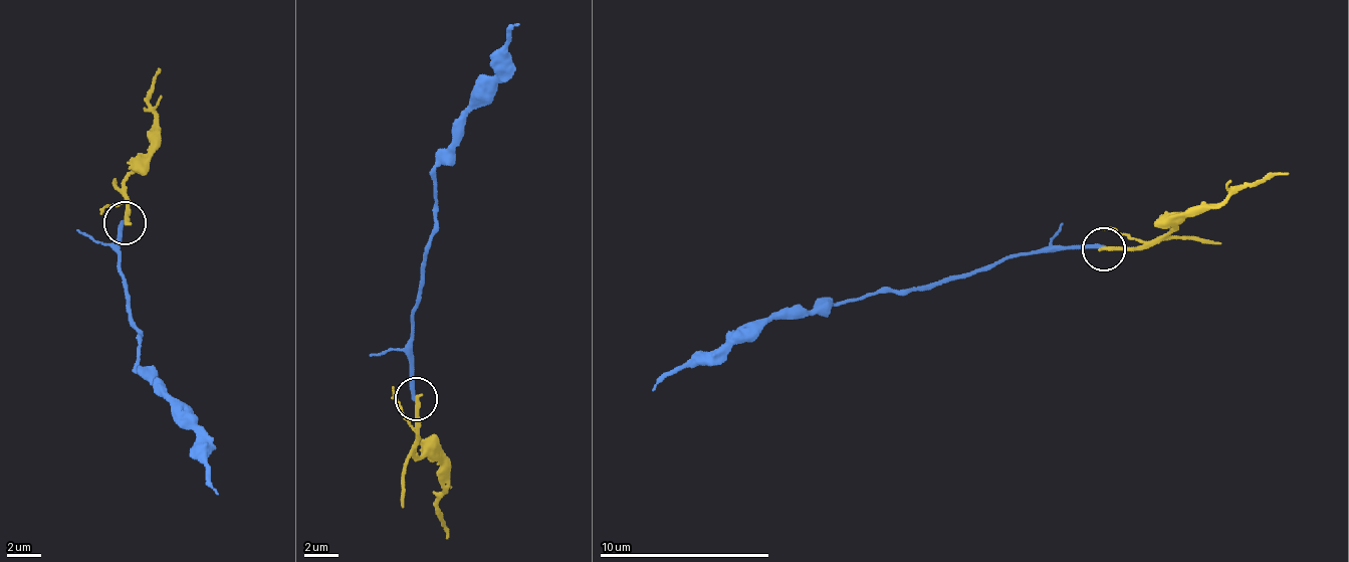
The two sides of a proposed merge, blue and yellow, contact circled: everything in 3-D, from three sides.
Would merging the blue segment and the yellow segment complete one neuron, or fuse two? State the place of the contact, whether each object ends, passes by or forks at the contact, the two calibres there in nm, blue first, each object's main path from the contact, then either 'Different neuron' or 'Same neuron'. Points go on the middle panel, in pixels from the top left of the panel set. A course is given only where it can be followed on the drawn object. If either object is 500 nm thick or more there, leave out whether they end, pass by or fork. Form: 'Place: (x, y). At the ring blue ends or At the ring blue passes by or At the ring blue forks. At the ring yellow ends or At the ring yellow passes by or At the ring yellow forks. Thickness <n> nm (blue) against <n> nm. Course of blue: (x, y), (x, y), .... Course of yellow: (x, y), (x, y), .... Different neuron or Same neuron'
Place: (416, 399). At the ring blue ends. At the ring yellow ends. Thickness 240 nm (blue) against 280 nm. Course of blue: (415, 399), (410, 315), (435, 228), (434, 161), (481, 81), (497, 71), (497, 49), (518, 24). Course of yellow: (415, 399), (415, 451), (442, 466), (438, 522), (447, 537). Different neuron

